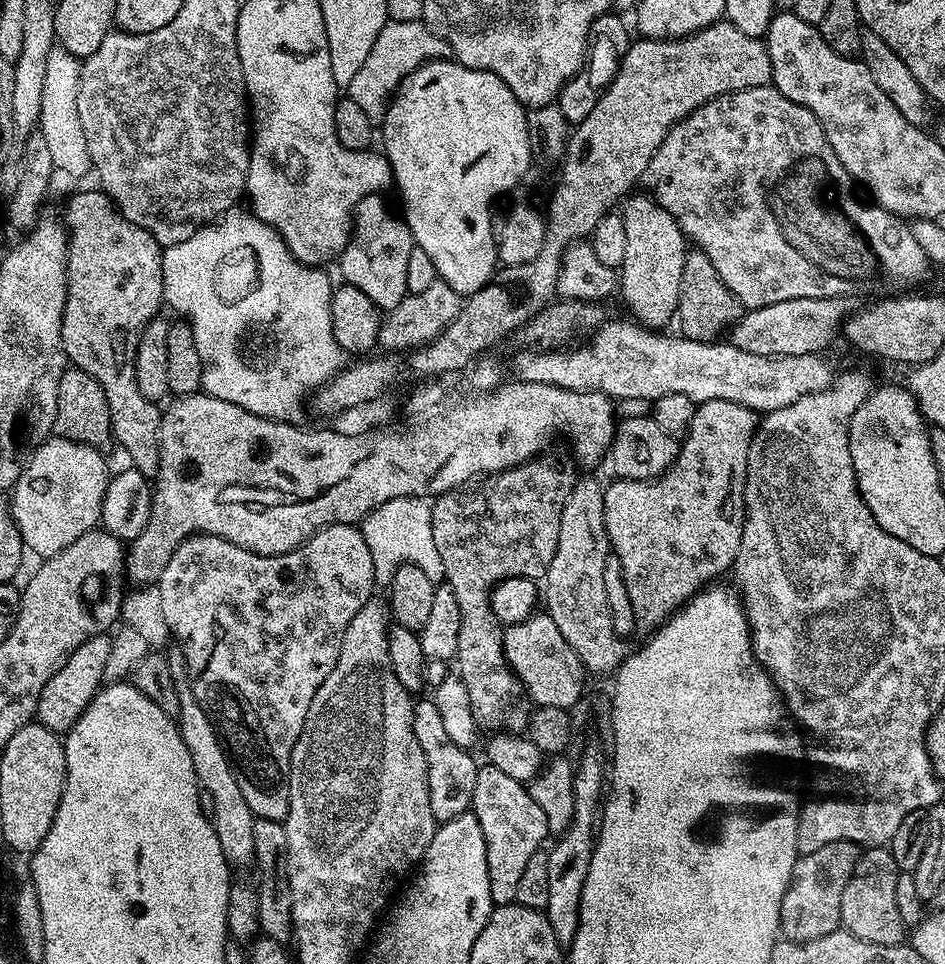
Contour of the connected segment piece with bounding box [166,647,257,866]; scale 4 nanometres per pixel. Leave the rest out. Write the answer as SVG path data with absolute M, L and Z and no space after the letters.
M179 647L167 649L166 655L170 662L170 674L174 674L174 682L178 690L178 727L182 734L182 742L186 742L186 750L190 750L190 762L194 762L196 776L200 779L200 787L207 803L210 805L210 819L218 834L218 842L222 842L222 850L229 865L253 863L254 822L257 817L252 815L250 806L246 806L246 798L242 798L242 790L238 787L235 767L224 747L223 740L210 722L206 710L194 698L192 686L188 682L188 660Z

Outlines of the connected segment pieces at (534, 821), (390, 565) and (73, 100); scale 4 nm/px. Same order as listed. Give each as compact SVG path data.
M485 763L477 767L474 782L474 798L470 811L482 826L482 838L486 838L486 866L490 874L490 894L493 905L516 903L518 881L526 871L526 862L541 851L544 839L550 836L546 814L522 782L510 778L498 766Z
M418 496L394 498L373 508L362 521L366 546L370 546L370 558L374 558L374 574L377 581L391 581L392 575L404 564L418 566L430 582L439 585L444 580L442 557L434 547L432 509L427 499Z
M53 47L50 58L46 58L46 79L42 90L42 114L38 134L46 138L53 162L64 160L72 172L93 171L90 150L86 150L86 133L78 118L78 82L80 81L81 61L62 47Z

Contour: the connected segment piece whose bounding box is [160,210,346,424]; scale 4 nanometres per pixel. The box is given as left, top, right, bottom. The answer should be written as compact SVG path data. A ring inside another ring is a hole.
M240 211L227 212L215 224L207 224L205 228L200 228L194 234L190 234L190 238L186 238L186 242L169 244L163 249L160 261L162 262L162 282L164 283L164 304L167 307L172 307L176 312L181 312L184 315L181 317L192 325L194 346L198 350L198 358L202 358L202 382L200 387L203 391L214 398L222 398L222 402L234 402L234 406L242 406L242 410L250 410L250 414L255 416L261 416L267 420L283 420L286 424L300 424L302 420L300 415L303 414L304 408L306 412L306 397L315 393L317 388L322 387L331 376L335 376L346 364L346 353L342 350L342 346L338 346L338 338L334 338L334 326L330 322L330 302L332 301L334 280L331 280L324 273L325 269L323 267L298 263L290 254L286 242L270 225L262 222L257 216L253 216L251 211ZM241 243L252 244L252 247L257 248L262 262L263 280L260 281L260 288L256 288L256 292L252 293L248 300L244 300L242 305L236 304L236 308L224 308L224 304L219 304L216 296L213 295L212 270L216 261L220 259L220 256L228 247Z

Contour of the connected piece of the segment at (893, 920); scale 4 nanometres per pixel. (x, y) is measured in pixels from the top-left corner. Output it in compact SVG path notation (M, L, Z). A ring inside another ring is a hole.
M887 847L864 848L860 853L860 861L850 874L850 882L846 882L846 890L842 890L840 923L843 931L854 934L854 938L882 946L901 943L906 936L906 925L902 922L902 914L898 914L897 887L900 874L894 854Z

